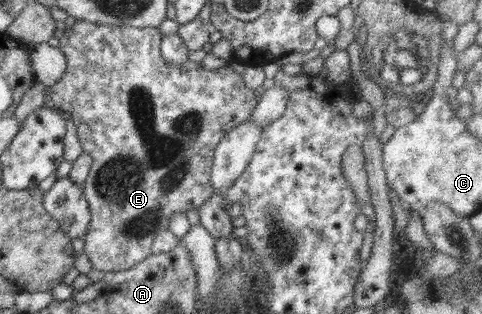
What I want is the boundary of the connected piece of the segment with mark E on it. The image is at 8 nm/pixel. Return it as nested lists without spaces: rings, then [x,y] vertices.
[[[77,20],[73,26],[64,29],[64,35],[59,39],[60,50],[65,54],[67,70],[60,81],[48,88],[47,101],[56,110],[62,110],[70,114],[73,124],[76,126],[78,137],[82,146],[82,152],[92,155],[92,168],[88,178],[82,184],[84,198],[89,205],[90,223],[83,236],[84,253],[88,255],[94,270],[102,270],[107,275],[128,270],[142,262],[144,258],[152,255],[152,242],[155,236],[164,229],[168,229],[170,217],[174,212],[186,214],[192,209],[198,209],[209,199],[213,198],[213,188],[210,182],[213,156],[216,146],[223,140],[223,137],[237,128],[240,124],[248,121],[254,111],[259,97],[254,91],[245,86],[243,76],[237,74],[231,67],[221,67],[219,70],[205,70],[200,63],[193,63],[188,60],[183,66],[167,64],[161,56],[158,46],[159,32],[157,28],[132,26],[100,26]]]

